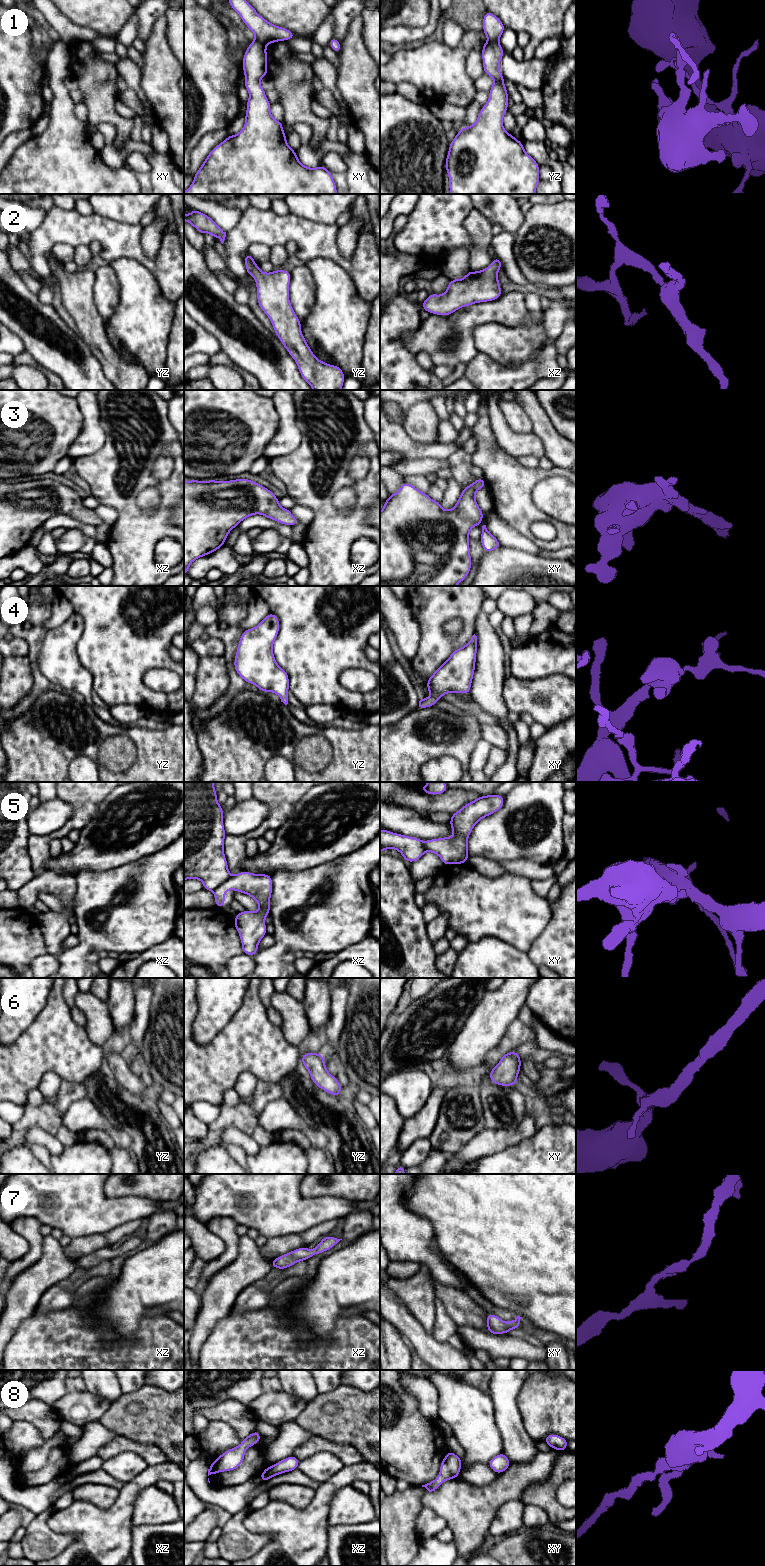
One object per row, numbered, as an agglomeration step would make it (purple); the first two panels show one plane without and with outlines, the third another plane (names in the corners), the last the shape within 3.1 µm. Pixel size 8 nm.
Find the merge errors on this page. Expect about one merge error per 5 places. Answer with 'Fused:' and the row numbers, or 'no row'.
Fused: 1, 5

